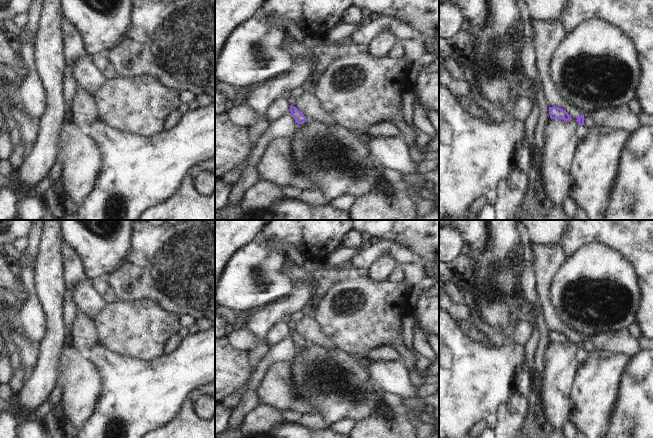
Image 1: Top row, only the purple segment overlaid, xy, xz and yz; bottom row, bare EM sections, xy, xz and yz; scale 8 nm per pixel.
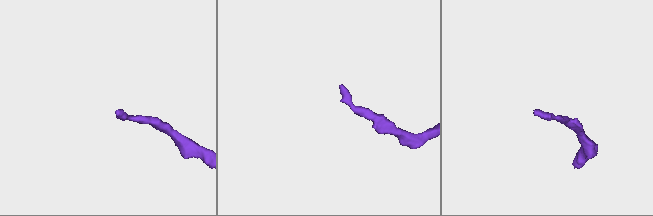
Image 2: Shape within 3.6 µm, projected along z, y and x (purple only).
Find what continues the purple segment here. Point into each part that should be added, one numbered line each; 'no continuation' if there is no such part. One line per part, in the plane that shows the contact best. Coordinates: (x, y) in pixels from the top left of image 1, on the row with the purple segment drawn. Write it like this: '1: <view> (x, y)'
no continuation

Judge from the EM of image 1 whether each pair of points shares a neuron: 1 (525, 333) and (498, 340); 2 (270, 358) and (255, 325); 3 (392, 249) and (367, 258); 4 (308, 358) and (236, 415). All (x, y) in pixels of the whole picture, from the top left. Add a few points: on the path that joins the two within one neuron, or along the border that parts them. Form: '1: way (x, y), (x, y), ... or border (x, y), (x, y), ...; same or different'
1: way (518, 335), (514, 338), (505, 339); same
2: border (270, 345), (266, 354), (256, 365), (254, 372); different
3: way (386, 249), (377, 249), (373, 252); same
4: border (298, 348), (295, 356), (288, 362); different

